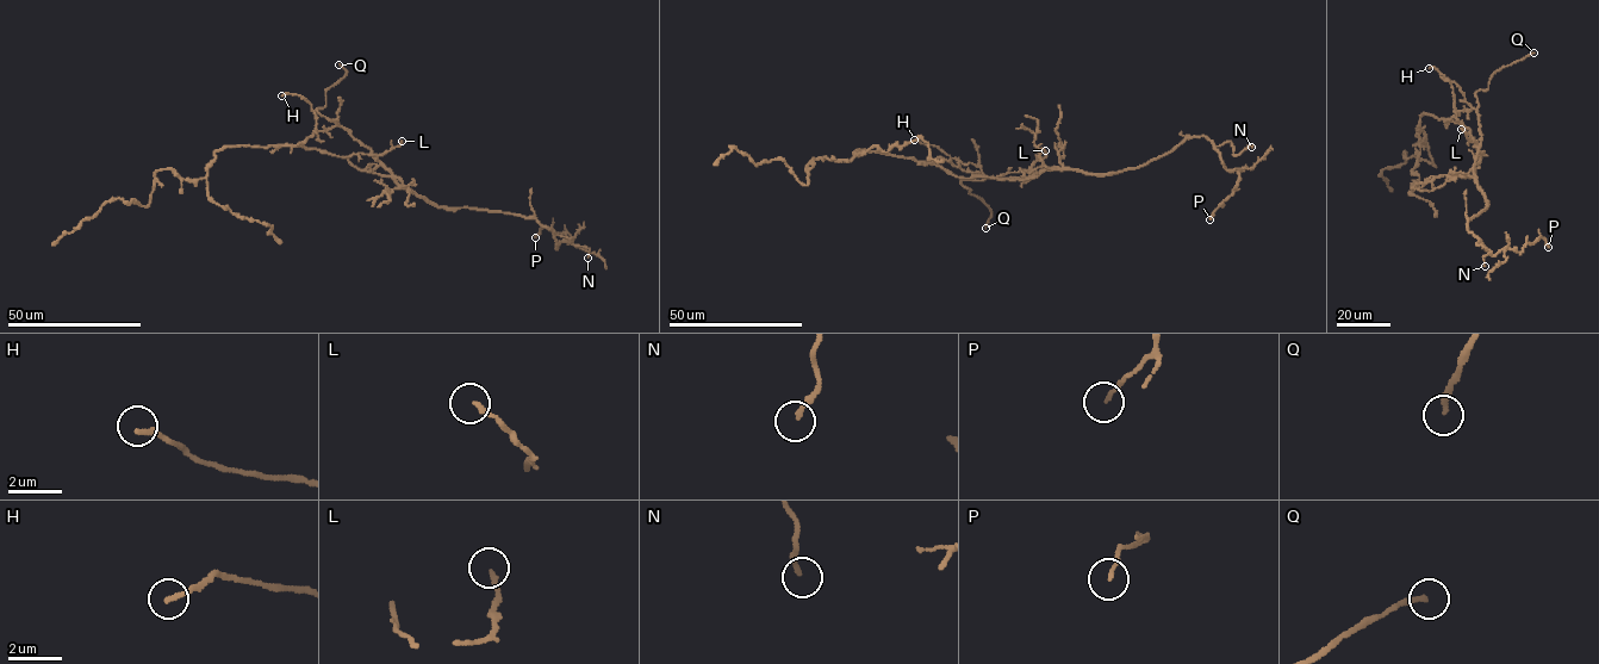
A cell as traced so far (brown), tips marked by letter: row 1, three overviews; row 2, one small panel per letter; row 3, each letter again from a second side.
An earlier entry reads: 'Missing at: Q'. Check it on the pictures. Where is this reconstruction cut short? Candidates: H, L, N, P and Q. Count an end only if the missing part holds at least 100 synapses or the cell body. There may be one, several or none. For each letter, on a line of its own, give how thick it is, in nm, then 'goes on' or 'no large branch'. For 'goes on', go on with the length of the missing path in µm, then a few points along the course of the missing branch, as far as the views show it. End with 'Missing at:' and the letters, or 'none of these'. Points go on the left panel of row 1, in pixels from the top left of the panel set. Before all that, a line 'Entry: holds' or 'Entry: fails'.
Entry: holds
H: 190 nm | no large branch
L: 170 nm | no large branch
N: 170 nm | no large branch
P: 130 nm | no large branch
Q: 200 nm | goes on | 7 µm
Missing at: Q

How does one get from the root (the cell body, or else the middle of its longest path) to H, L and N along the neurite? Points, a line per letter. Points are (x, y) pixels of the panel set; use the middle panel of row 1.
H: (966, 178), (957, 178), (932, 165), (939, 156), (957, 166), (959, 161), (934, 146), (914, 140)
L: (966, 178), (1031, 178), (1033, 177), (1027, 172), (1044, 157), (1045, 150)
N: (966, 178), (1112, 174), (1195, 136), (1215, 146), (1230, 141), (1233, 155), (1251, 147)

